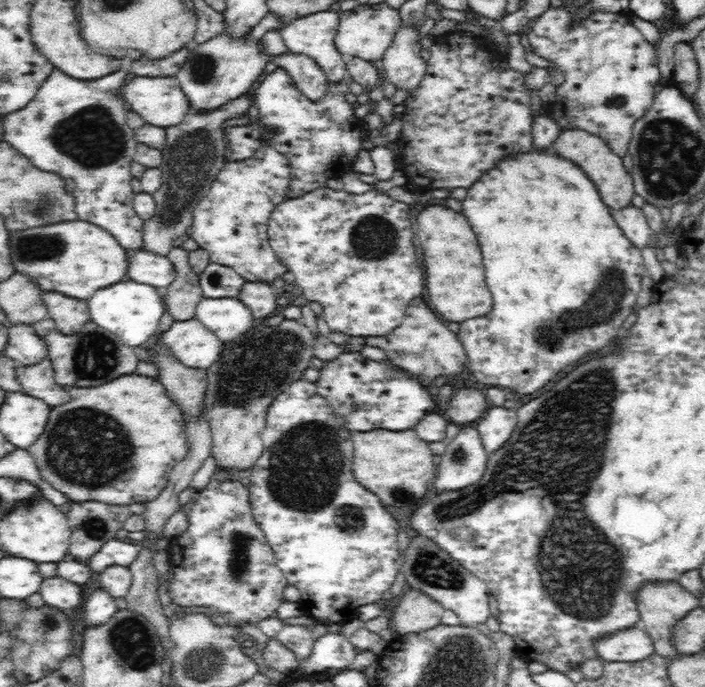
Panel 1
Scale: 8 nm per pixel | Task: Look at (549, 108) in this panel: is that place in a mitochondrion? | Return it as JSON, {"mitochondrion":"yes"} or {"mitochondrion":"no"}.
{"mitochondrion":"no"}

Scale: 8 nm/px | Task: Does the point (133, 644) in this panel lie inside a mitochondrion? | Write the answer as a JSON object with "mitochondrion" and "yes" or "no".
{"mitochondrion":"yes"}

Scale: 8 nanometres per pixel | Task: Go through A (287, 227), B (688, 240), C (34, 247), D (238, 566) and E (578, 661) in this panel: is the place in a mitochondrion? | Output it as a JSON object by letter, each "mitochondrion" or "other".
{"A":"other","B":"other","C":"mitochondrion","D":"mitochondrion","E":"other"}

